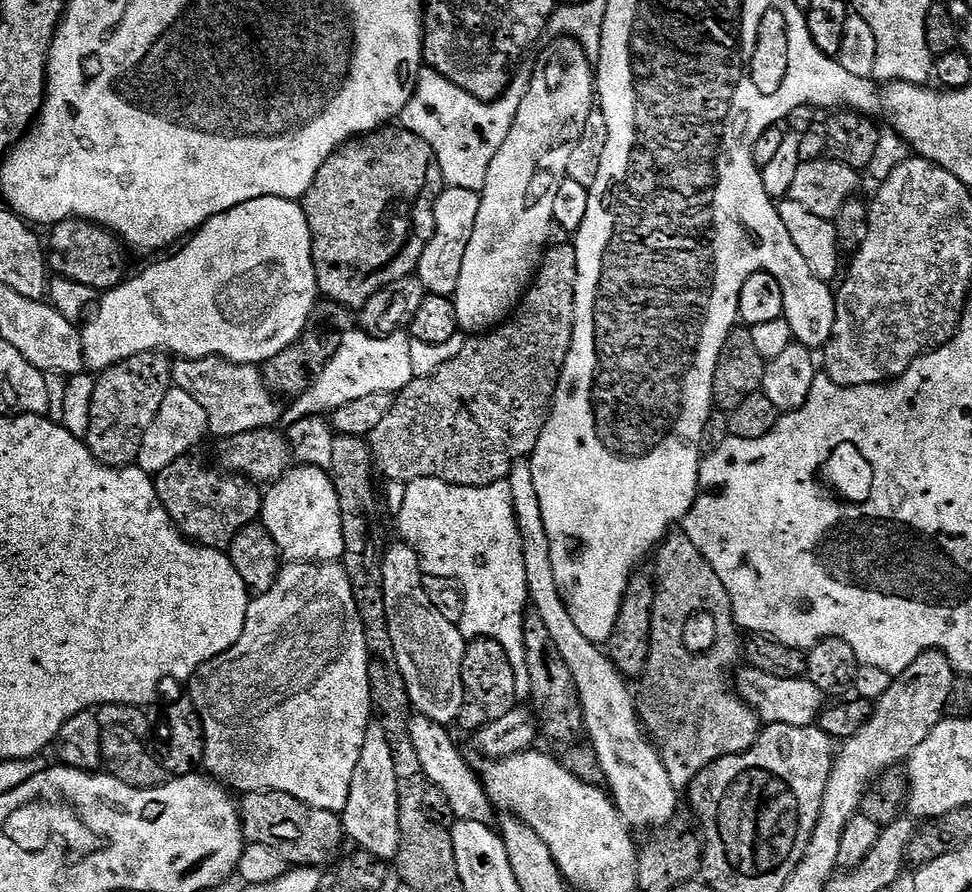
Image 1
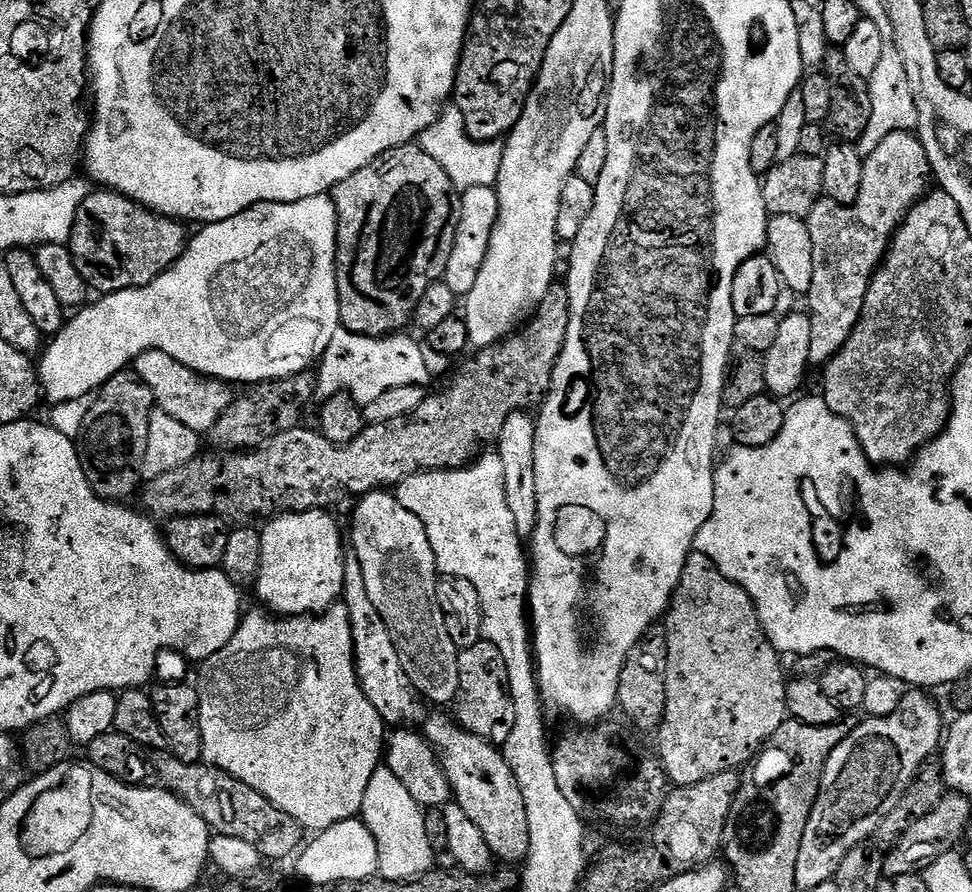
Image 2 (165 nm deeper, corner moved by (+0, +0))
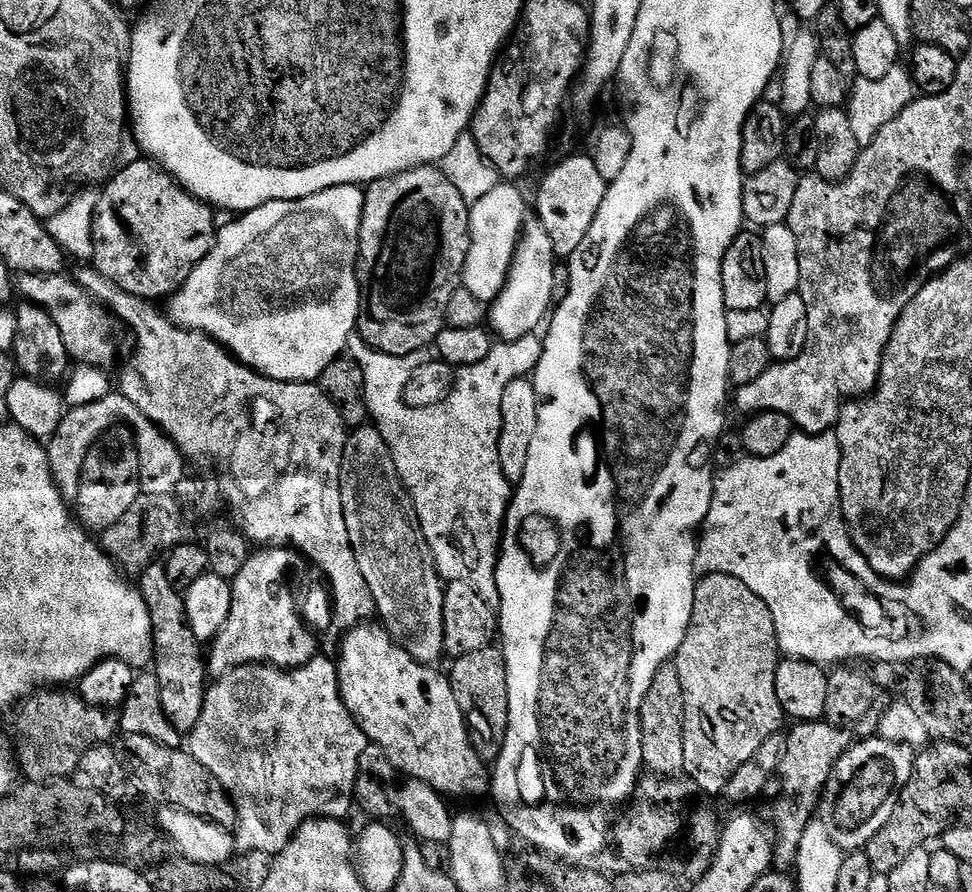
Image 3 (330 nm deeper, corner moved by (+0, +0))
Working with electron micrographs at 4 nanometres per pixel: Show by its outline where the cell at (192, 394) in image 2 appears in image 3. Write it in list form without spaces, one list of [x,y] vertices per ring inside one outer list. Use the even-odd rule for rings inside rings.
[[[61,274],[21,275],[18,280],[18,292],[30,304],[37,304],[54,322],[62,333],[62,342],[66,342],[69,357],[77,365],[93,368],[111,369],[116,360],[116,328],[117,321],[111,311],[101,301],[95,300],[75,279]]]

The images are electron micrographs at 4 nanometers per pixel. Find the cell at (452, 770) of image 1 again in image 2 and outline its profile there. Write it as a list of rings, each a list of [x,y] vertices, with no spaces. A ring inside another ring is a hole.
[[[354,558],[344,561],[342,600],[348,606],[350,626],[354,634],[356,673],[366,698],[370,698],[370,706],[374,706],[374,710],[378,710],[385,725],[411,725],[408,723],[419,714],[421,701],[418,699],[416,687],[412,685],[410,678],[406,678],[406,670],[402,670],[402,661],[398,659],[398,650],[394,650],[394,642],[390,639],[390,630],[386,630],[386,622],[382,622],[382,614],[378,614],[378,610],[374,610],[374,602],[370,602],[370,594],[366,594],[362,566]]]

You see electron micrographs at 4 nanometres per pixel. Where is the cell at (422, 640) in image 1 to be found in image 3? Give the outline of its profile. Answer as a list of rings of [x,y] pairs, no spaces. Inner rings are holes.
[[[361,426],[349,431],[340,489],[346,530],[350,530],[358,570],[362,570],[366,586],[370,586],[370,594],[374,594],[376,616],[410,658],[439,665],[440,656],[445,655],[442,610],[446,584],[440,579],[434,554],[422,534],[414,502],[400,481],[382,434],[375,427]]]

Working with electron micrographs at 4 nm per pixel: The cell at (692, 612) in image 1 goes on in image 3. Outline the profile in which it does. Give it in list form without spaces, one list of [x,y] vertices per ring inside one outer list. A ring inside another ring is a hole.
[[[730,574],[701,575],[696,581],[694,590],[694,614],[690,614],[690,626],[686,630],[686,638],[682,642],[682,646],[678,646],[674,663],[678,670],[678,678],[682,678],[682,694],[684,695],[684,772],[687,779],[698,782],[698,786],[709,796],[719,797],[719,792],[721,795],[727,789],[738,766],[750,762],[750,758],[754,758],[754,754],[758,754],[758,750],[764,745],[766,738],[781,731],[780,723],[785,723],[786,717],[778,702],[778,693],[774,690],[774,674],[778,674],[781,659],[782,653],[774,626],[774,614],[770,614],[770,606],[766,606],[766,602],[762,602],[762,598],[758,598],[758,594],[754,594],[754,590],[750,590],[750,586],[746,586],[746,582],[742,582]]]

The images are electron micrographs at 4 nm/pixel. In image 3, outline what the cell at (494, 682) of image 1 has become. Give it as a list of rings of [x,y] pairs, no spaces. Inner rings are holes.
[[[493,646],[474,650],[474,654],[457,656],[451,663],[450,679],[454,698],[458,698],[458,706],[462,706],[474,750],[481,760],[495,762],[506,742],[506,729],[510,722],[510,694],[506,686],[504,653],[499,647]]]

